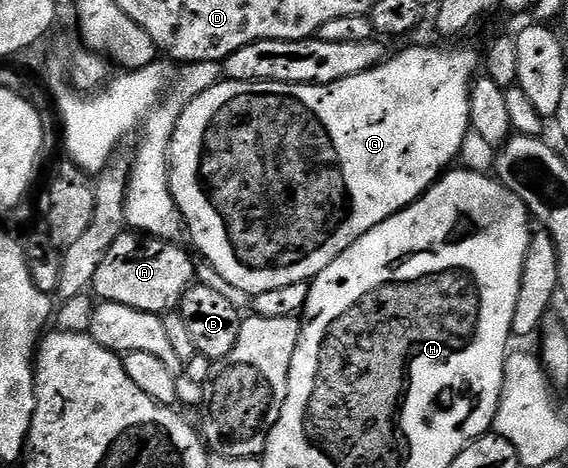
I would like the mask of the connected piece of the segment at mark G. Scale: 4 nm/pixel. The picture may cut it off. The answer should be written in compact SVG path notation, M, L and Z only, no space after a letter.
M411 46L390 58L391 55L372 70L324 86L221 80L184 106L169 147L171 194L183 216L186 233L189 238L191 234L192 244L199 249L198 257L208 262L224 280L229 280L229 284L241 288L241 292L248 296L254 296L273 292L273 288L285 288L285 284L310 283L322 270L329 268L341 252L361 240L365 232L401 213L406 206L412 206L460 157L459 149L471 130L469 92L481 66L480 55L463 46L451 46L448 50L443 46Z

